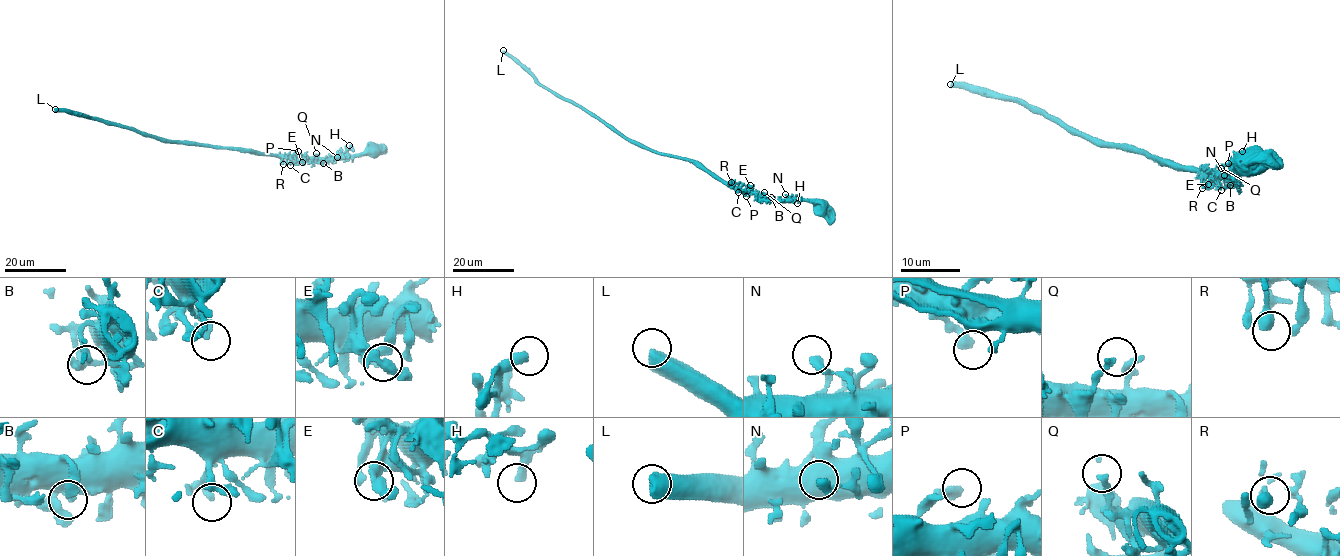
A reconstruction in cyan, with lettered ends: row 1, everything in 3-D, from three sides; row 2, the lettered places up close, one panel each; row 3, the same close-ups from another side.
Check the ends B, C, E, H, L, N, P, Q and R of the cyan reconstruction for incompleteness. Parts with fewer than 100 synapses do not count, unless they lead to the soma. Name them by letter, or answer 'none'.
L

